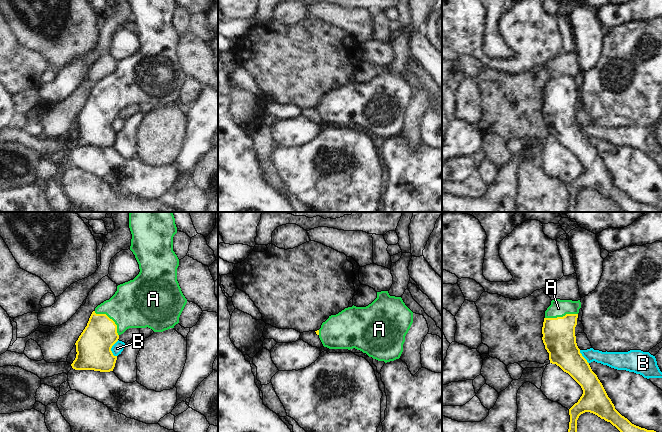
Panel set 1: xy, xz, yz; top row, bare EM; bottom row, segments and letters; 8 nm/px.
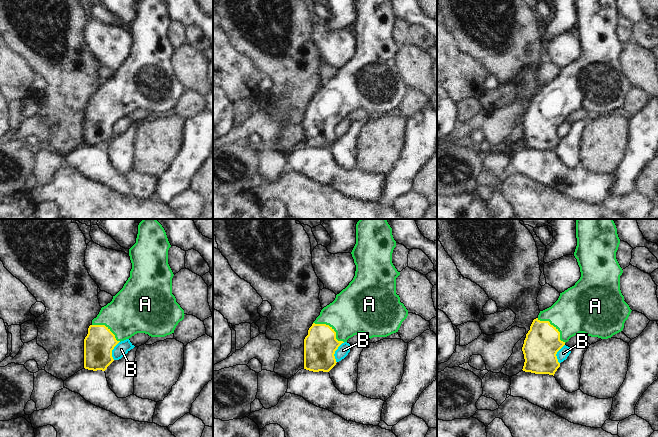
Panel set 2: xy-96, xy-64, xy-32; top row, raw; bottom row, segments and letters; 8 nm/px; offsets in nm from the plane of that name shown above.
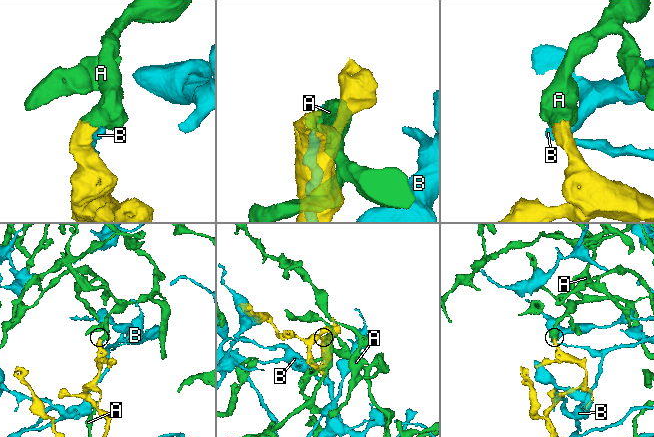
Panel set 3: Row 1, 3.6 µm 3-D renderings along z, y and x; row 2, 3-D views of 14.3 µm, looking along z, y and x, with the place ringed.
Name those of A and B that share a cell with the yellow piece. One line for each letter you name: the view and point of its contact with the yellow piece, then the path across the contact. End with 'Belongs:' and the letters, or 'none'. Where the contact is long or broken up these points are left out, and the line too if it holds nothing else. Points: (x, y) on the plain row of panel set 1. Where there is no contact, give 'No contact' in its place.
A: Touches yellow at xy (111, 95). Path across: xy (94, 121), (104, 102), (111, 95), (137, 79)
Belongs: A.

